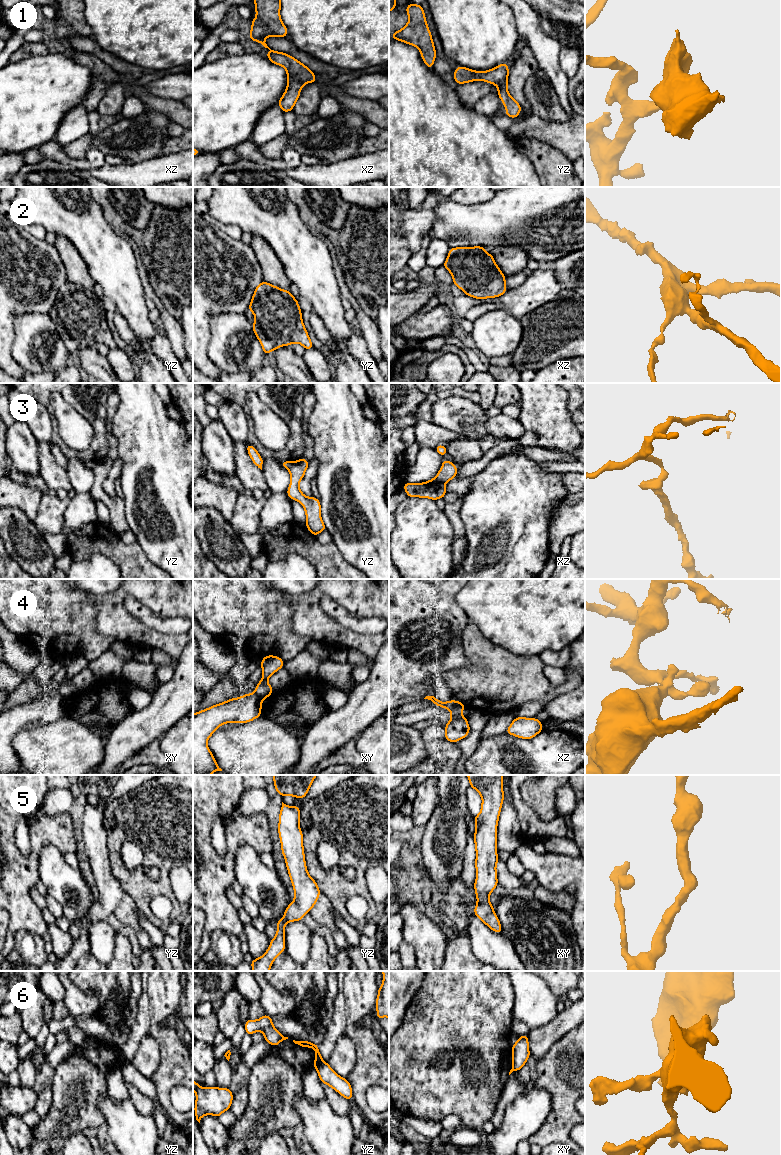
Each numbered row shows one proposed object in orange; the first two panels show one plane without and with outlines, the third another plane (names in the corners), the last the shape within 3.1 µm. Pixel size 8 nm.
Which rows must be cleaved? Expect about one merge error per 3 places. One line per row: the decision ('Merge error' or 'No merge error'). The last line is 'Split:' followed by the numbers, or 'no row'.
1: No merge error
2: No merge error
3: Merge error
4: Merge error
5: No merge error
6: Merge error
Split: 3, 4, 6

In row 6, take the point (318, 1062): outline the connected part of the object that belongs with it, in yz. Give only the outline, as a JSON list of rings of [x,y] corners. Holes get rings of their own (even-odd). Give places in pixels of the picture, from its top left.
[[[293,1040],[293,1042],[295,1044],[298,1044],[301,1047],[305,1047],[305,1048],[311,1047],[315,1050],[315,1062],[313,1064],[313,1068],[318,1069],[322,1065],[323,1060],[322,1060],[321,1054],[319,1052],[318,1044],[311,1043],[310,1041],[295,1041],[295,1040]]]

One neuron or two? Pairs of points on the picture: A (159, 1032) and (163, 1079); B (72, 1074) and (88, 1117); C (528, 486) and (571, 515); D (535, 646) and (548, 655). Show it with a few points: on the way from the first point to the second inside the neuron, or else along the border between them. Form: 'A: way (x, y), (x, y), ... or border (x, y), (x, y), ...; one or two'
A: way (167, 1044), (167, 1067); one
B: way (85, 1076), (87, 1088), (90, 1091), (89, 1104); one
C: border (564, 498), (553, 509), (548, 527); two
D: border (565, 646), (559, 650), (543, 650), (538, 655); two

